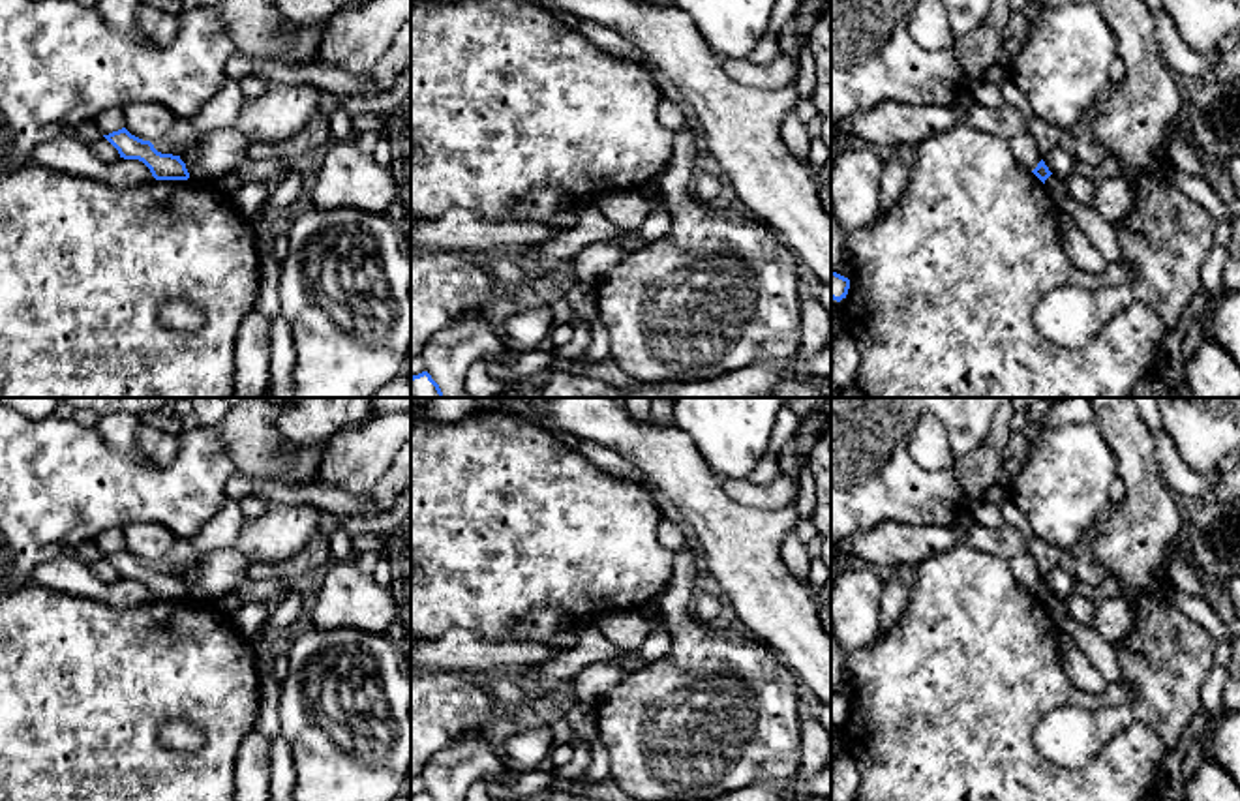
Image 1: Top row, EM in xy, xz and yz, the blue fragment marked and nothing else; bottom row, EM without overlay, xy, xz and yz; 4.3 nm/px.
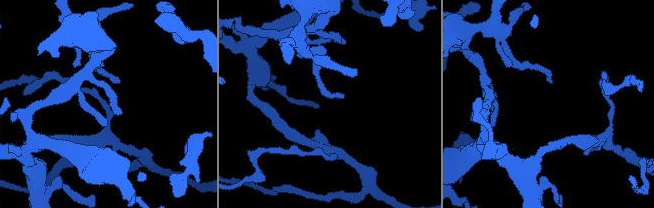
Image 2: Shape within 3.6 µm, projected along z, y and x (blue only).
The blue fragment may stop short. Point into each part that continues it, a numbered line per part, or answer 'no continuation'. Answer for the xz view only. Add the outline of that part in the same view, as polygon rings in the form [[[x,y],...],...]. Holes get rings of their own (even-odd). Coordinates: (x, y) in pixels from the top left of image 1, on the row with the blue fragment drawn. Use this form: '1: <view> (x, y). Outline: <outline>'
no continuation

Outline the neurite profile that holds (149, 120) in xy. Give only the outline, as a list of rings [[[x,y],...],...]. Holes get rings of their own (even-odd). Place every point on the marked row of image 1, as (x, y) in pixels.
[[[137,101],[122,109],[124,128],[143,139],[158,141],[171,131],[178,118],[156,101]]]

